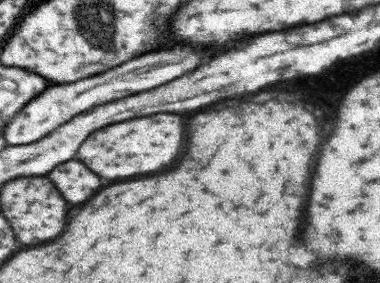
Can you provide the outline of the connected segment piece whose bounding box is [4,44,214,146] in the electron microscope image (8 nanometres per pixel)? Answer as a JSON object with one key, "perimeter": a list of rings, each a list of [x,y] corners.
{"perimeter":[[[176,44],[168,50],[162,52],[152,52],[152,54],[142,54],[140,58],[128,60],[100,76],[92,76],[86,80],[78,80],[74,84],[62,84],[62,86],[54,86],[48,88],[42,96],[36,96],[34,100],[30,100],[18,114],[14,114],[14,118],[10,120],[10,124],[6,124],[4,128],[4,138],[8,144],[18,146],[18,144],[32,144],[34,140],[40,140],[42,136],[48,136],[50,132],[54,132],[58,126],[66,124],[70,118],[100,106],[100,104],[108,104],[132,94],[138,94],[140,90],[152,90],[158,88],[170,80],[176,80],[192,70],[196,70],[200,64],[204,64],[206,60],[210,60],[214,56],[214,52],[210,50],[194,50],[188,44]]]}

